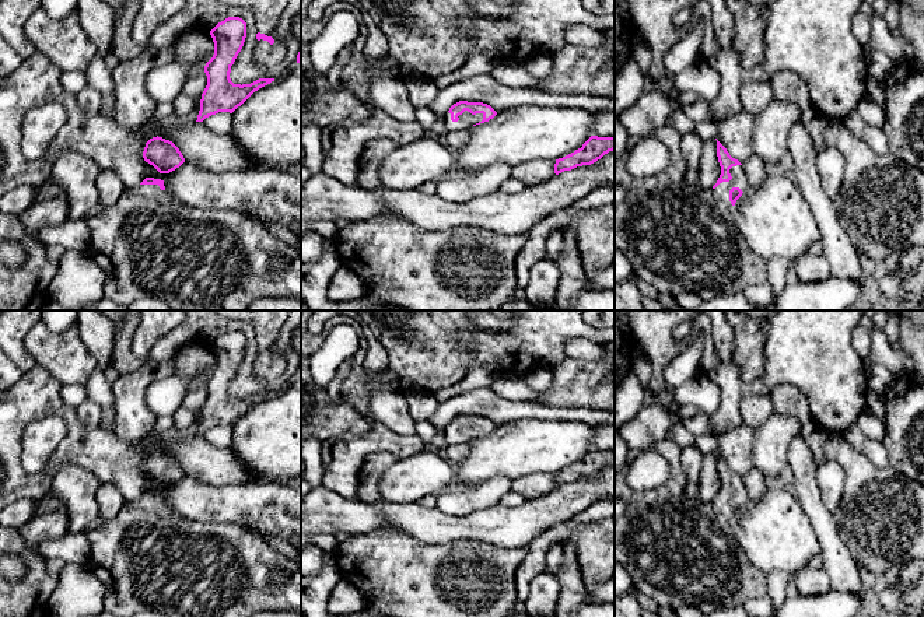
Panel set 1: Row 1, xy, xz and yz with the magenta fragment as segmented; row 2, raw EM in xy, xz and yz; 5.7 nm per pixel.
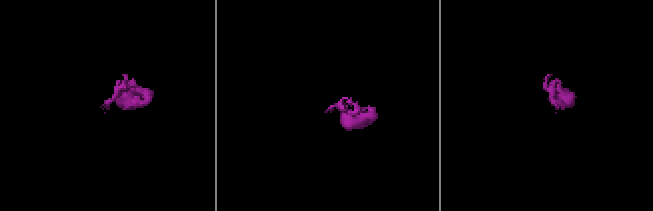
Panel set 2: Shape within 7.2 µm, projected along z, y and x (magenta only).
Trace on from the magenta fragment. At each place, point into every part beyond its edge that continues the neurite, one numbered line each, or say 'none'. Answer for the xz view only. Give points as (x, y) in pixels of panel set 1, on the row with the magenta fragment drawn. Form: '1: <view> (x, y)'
1: xz (466, 119)

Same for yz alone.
1: yz (681, 238)

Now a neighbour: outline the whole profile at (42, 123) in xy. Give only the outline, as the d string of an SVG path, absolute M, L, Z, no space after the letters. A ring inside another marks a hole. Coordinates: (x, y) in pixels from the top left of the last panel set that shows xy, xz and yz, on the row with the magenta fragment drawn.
M39 102L25 113L21 151L29 159L45 155L67 120L67 111L57 102Z

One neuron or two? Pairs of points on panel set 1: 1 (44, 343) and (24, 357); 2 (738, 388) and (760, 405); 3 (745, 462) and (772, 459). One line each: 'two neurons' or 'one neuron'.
1: two neurons
2: two neurons
3: two neurons

